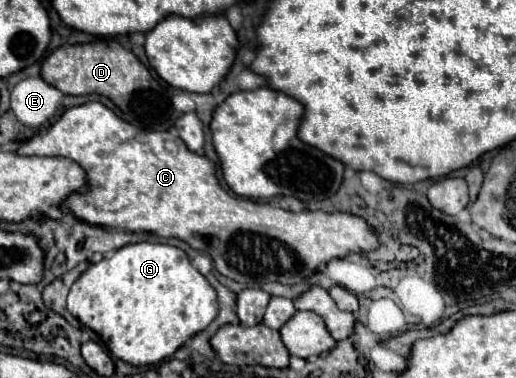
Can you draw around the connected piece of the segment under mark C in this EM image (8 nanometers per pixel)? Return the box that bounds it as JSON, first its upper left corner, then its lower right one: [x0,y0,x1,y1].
[17,102,377,286]

